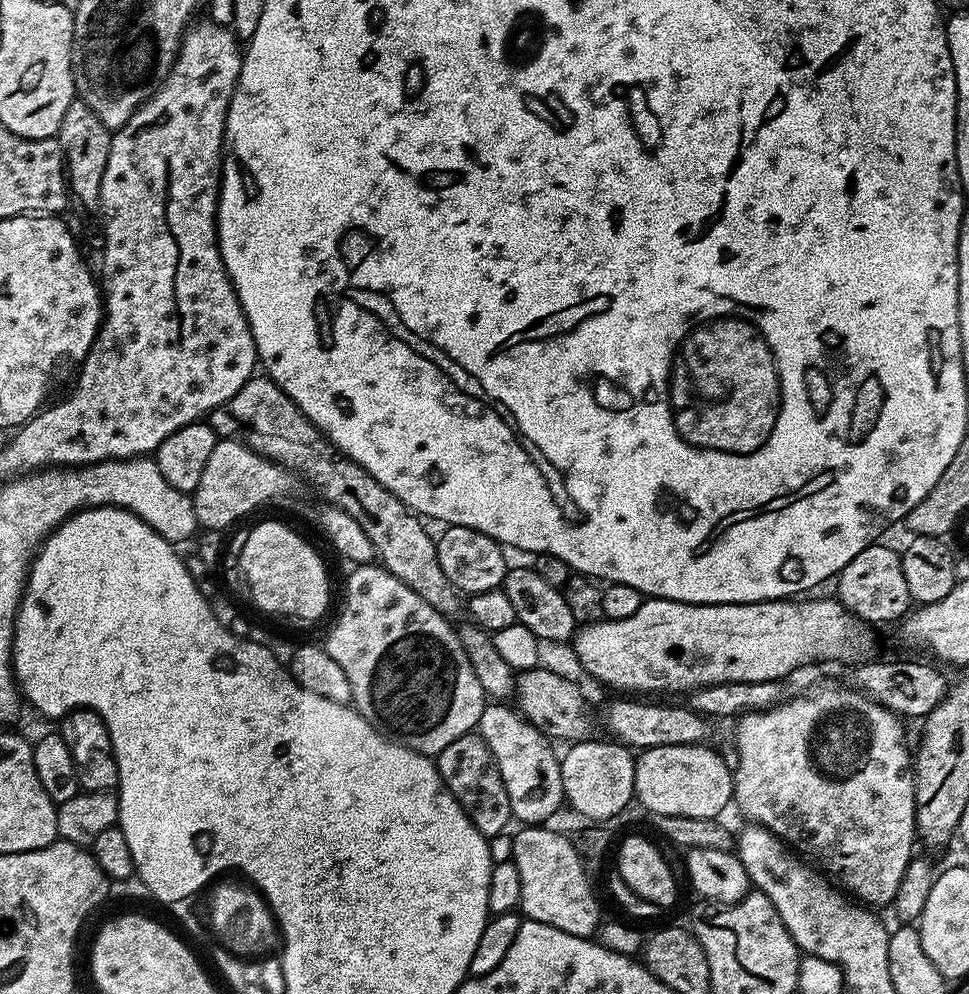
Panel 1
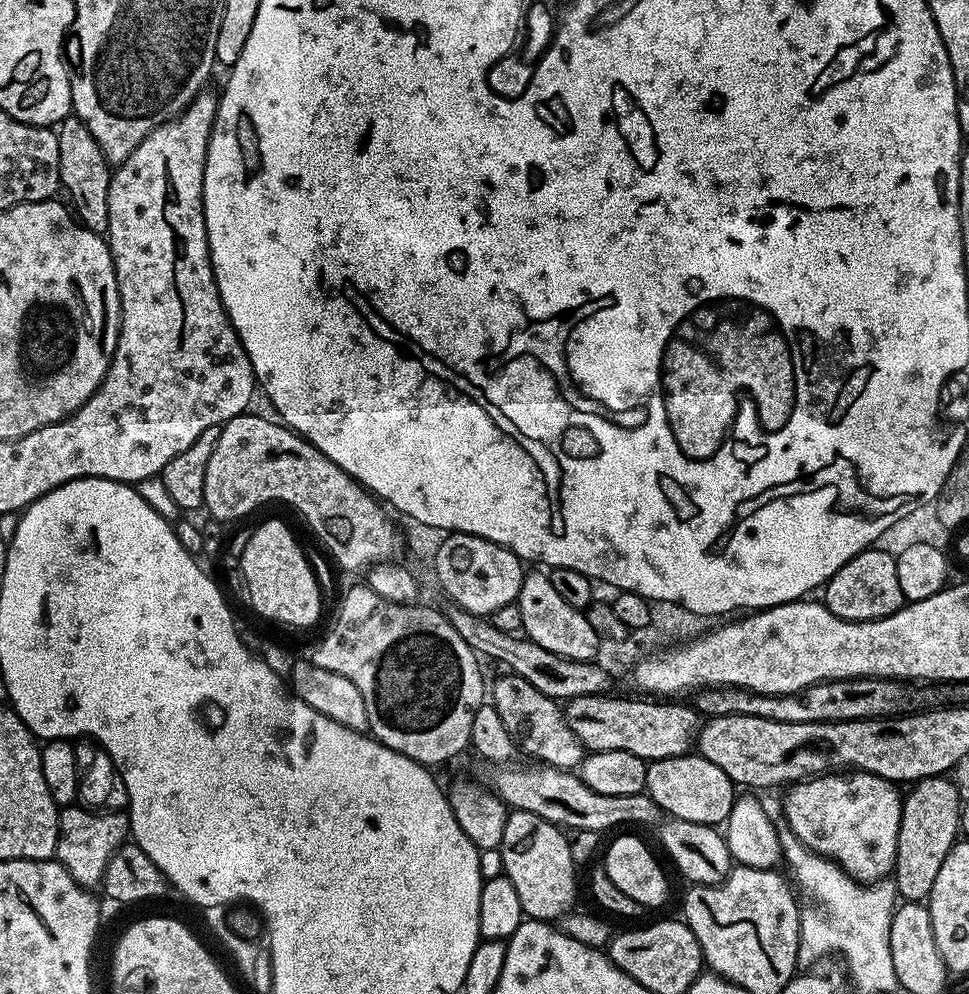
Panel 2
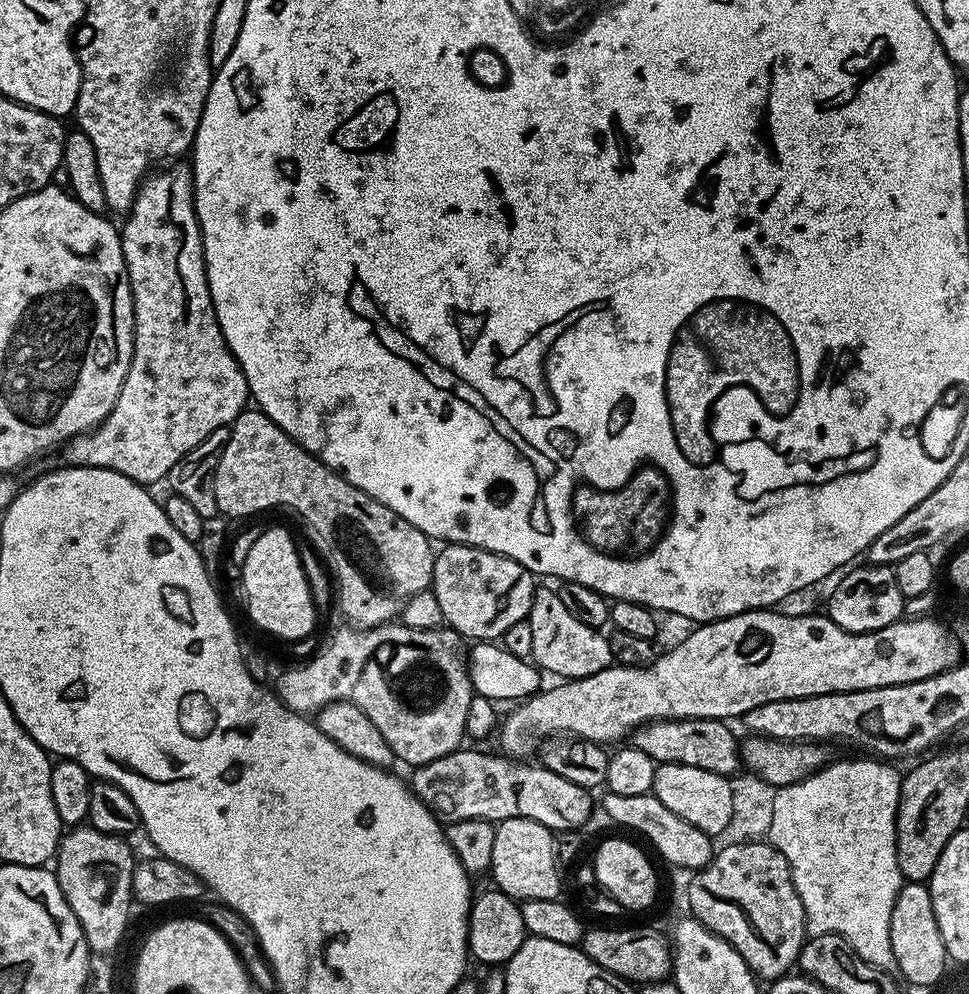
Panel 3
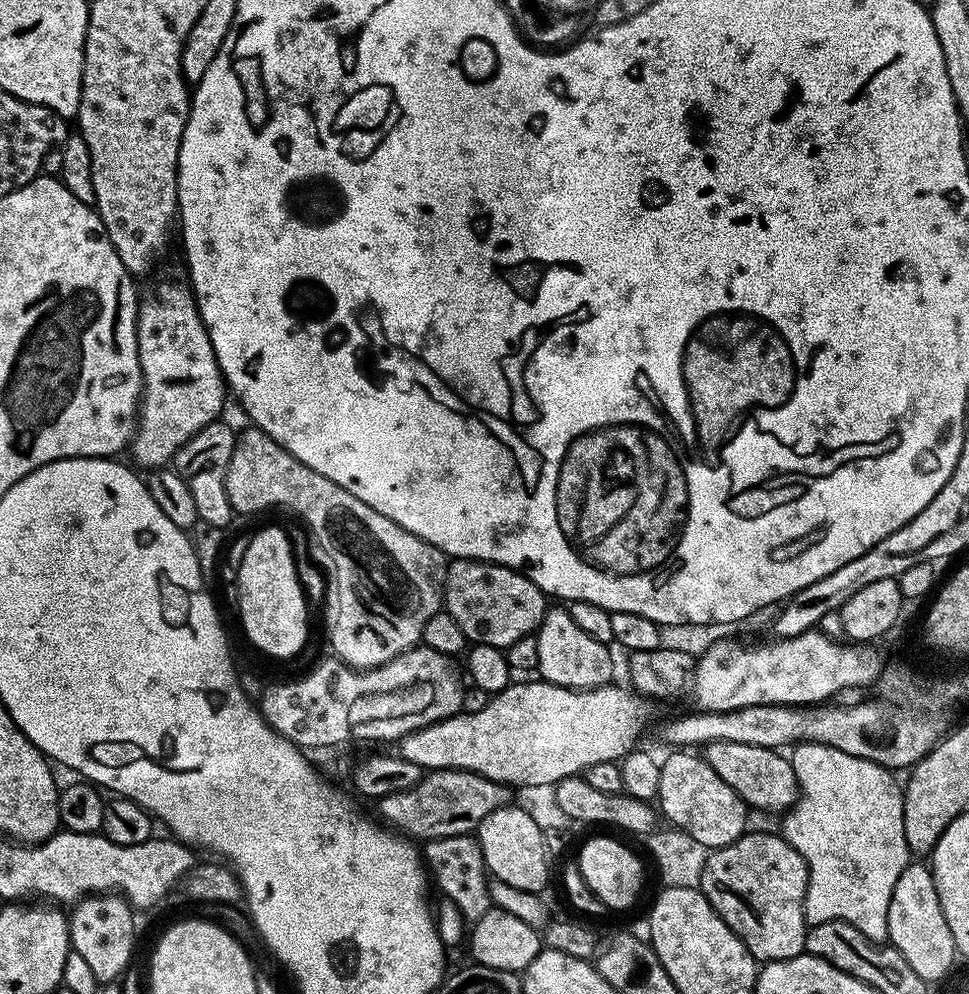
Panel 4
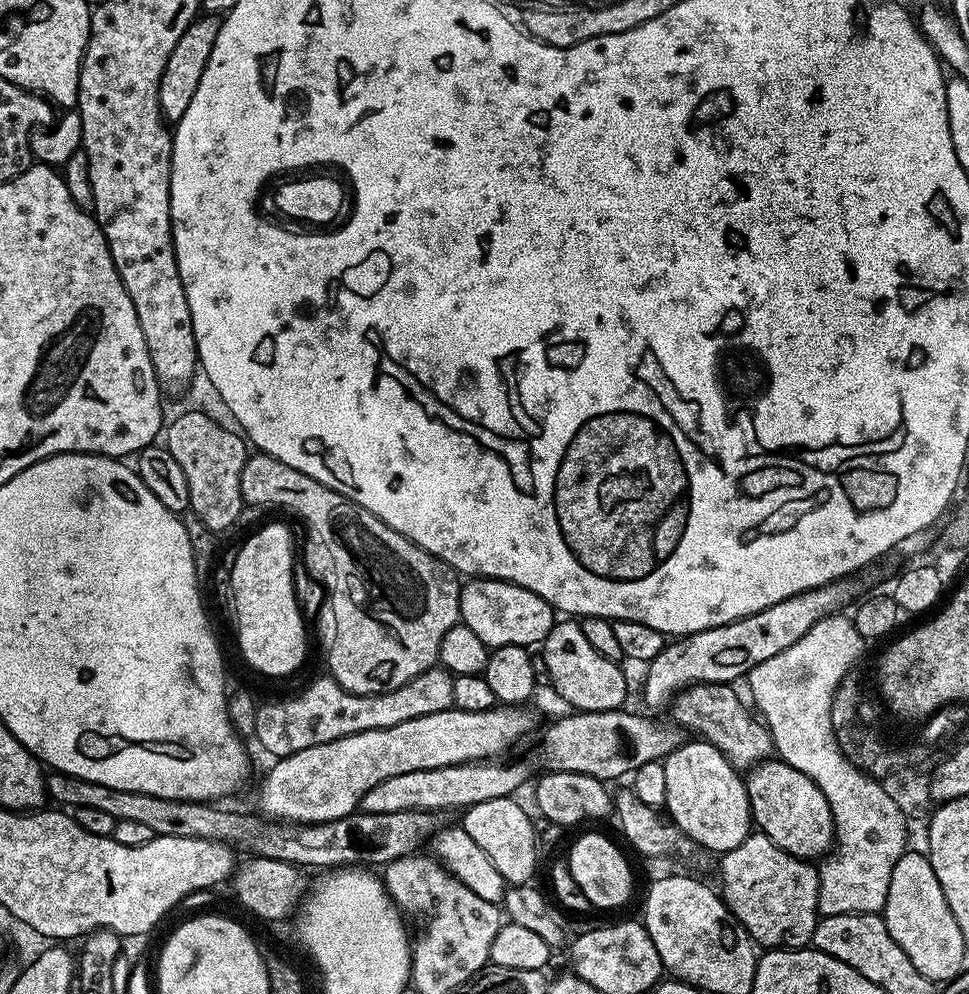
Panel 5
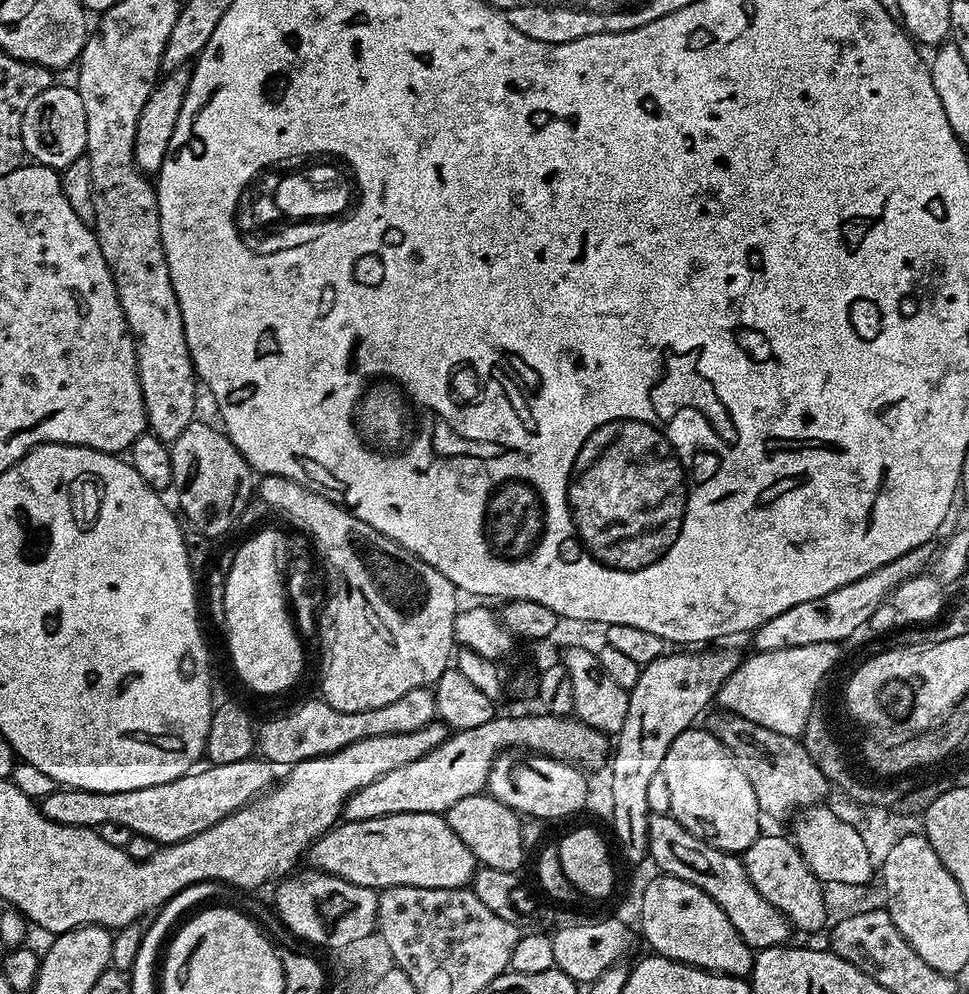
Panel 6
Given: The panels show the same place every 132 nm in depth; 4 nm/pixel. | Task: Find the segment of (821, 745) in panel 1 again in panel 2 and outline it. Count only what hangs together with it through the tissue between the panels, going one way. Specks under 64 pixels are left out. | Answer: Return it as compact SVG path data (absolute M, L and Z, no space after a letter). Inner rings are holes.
M844 770L839 774L829 774L826 776L814 776L811 780L802 780L798 784L793 784L787 789L788 792L784 796L784 820L787 831L793 832L811 852L816 852L820 856L825 856L826 859L832 860L842 869L847 876L853 876L855 880L861 884L873 885L877 880L885 879L895 869L896 866L896 851L898 850L898 826L902 822L902 792L893 781L886 778L878 778L869 772L857 772L855 770Z

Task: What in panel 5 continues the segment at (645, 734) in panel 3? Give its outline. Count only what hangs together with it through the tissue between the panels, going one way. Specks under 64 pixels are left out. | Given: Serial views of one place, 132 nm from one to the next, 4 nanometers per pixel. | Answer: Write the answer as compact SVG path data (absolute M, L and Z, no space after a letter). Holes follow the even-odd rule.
M769 758L747 773L752 823L762 835L770 838L770 842L774 842L774 846L794 854L800 860L812 862L817 859L815 856L823 857L833 847L836 827L826 794L818 790L815 780L806 778L803 767L795 768L792 764L795 763L784 758Z

